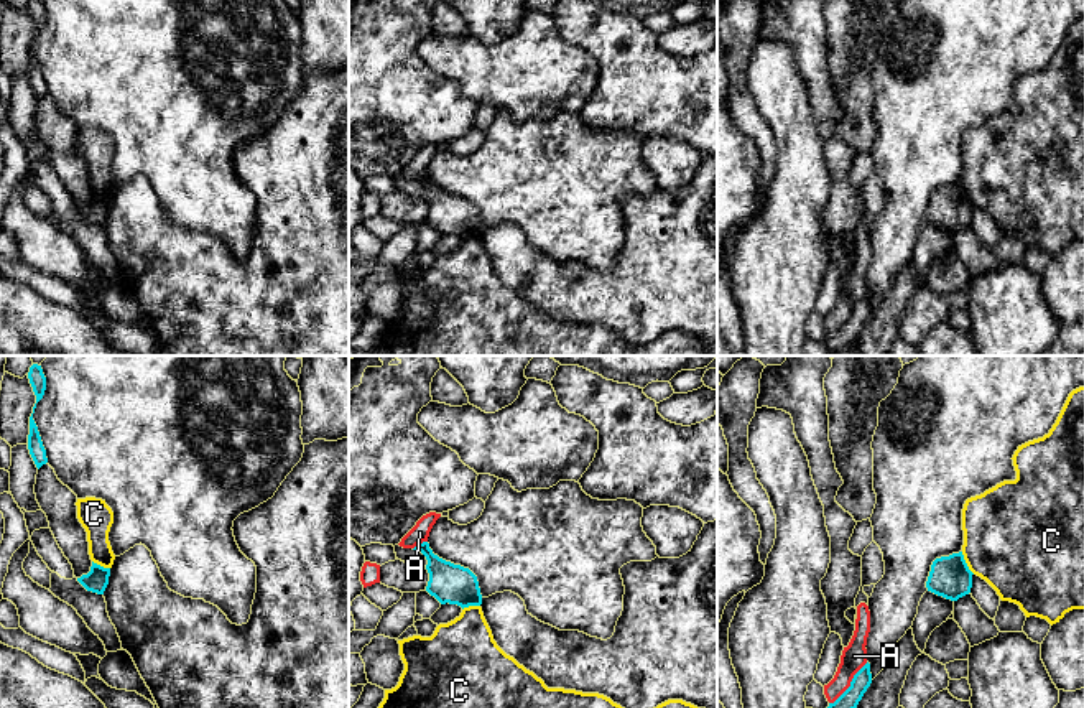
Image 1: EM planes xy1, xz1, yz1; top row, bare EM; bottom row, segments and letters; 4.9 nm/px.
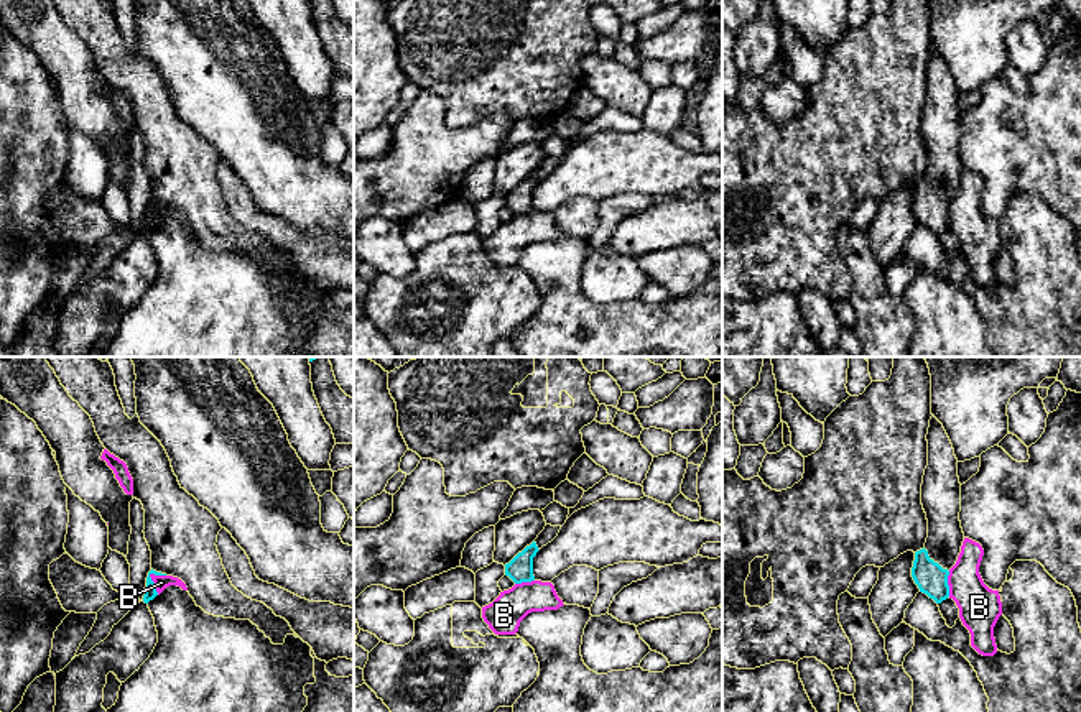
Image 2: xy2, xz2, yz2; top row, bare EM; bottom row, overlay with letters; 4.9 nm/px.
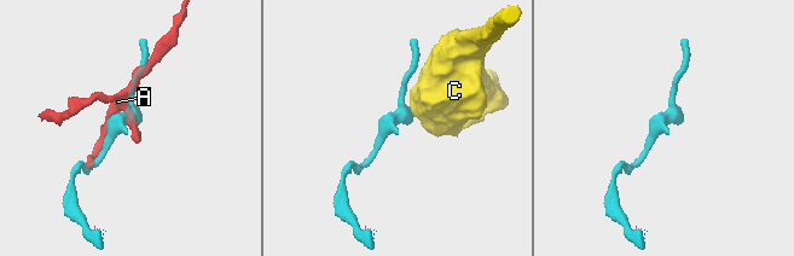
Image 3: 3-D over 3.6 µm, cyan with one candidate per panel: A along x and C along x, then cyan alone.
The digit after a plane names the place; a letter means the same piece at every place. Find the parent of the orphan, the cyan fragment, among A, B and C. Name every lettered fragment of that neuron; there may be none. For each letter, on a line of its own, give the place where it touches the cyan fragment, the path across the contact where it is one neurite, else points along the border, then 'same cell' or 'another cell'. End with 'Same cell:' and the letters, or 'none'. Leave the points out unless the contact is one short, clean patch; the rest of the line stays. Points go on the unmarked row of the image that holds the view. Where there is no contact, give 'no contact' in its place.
A: yz1 (851, 315) | another cell
B: xy2 (153, 216) | along xy2 (150, 204), (158, 226) | another cell
C: yz1 (966, 195) | along yz1 (961, 183), (966, 196), (974, 204) | another cell
Same cell: none

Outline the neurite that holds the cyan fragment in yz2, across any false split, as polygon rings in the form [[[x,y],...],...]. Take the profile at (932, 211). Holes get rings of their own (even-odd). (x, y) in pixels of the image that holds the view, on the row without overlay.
[[[931,48],[926,66],[928,97],[921,115],[921,136],[928,151],[925,179],[915,184],[912,209],[920,224],[936,235],[949,229],[948,207],[964,173],[959,153],[961,115],[958,90],[943,56]]]

